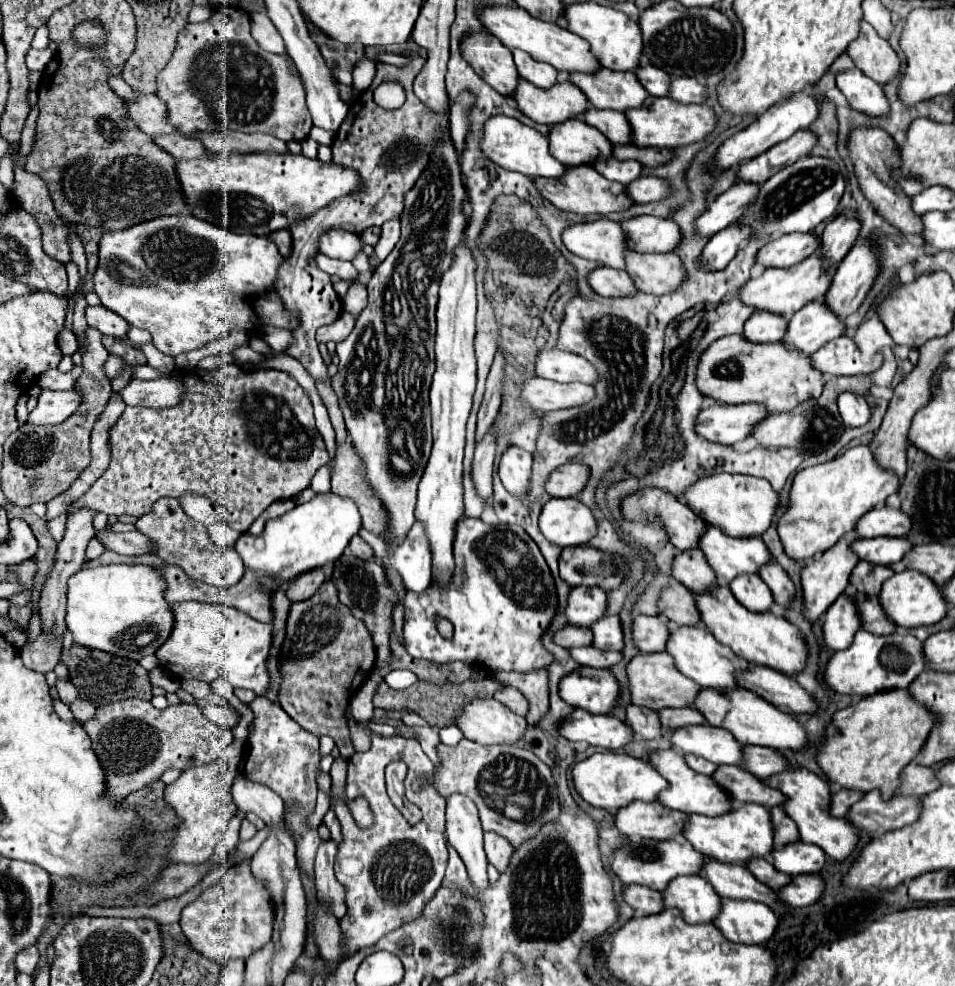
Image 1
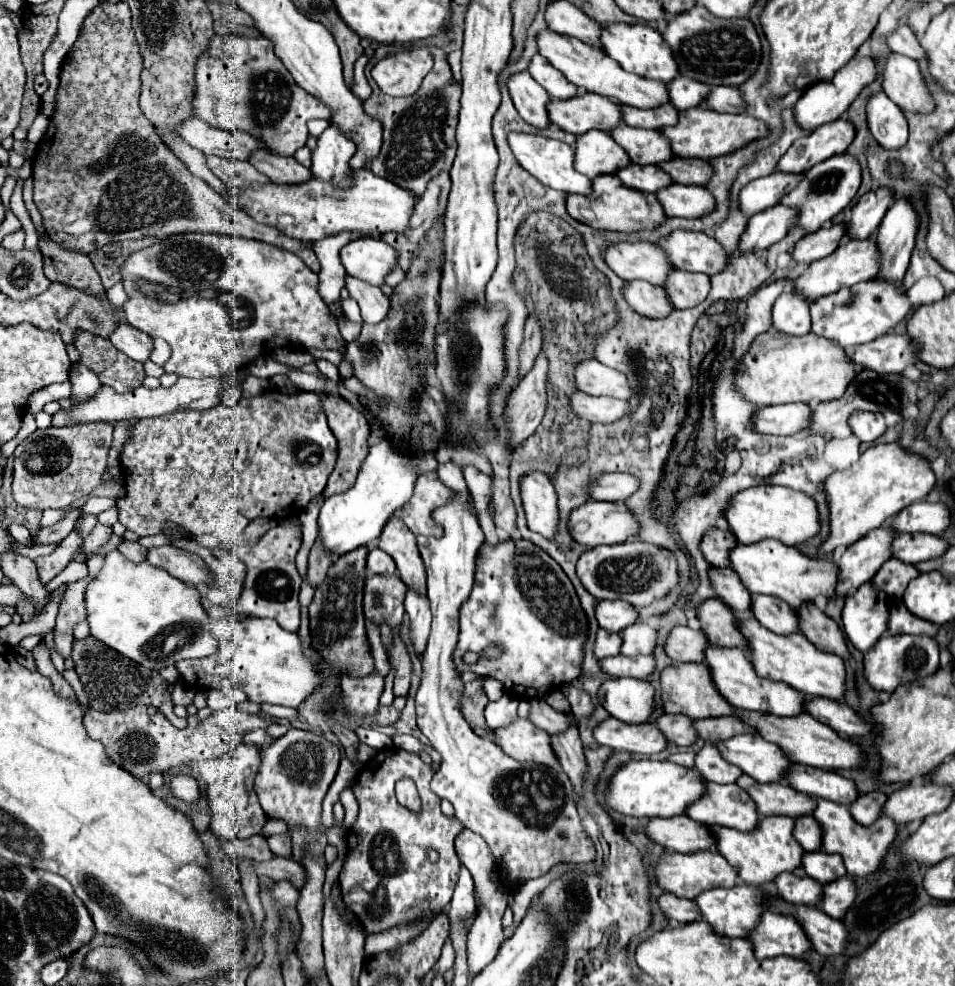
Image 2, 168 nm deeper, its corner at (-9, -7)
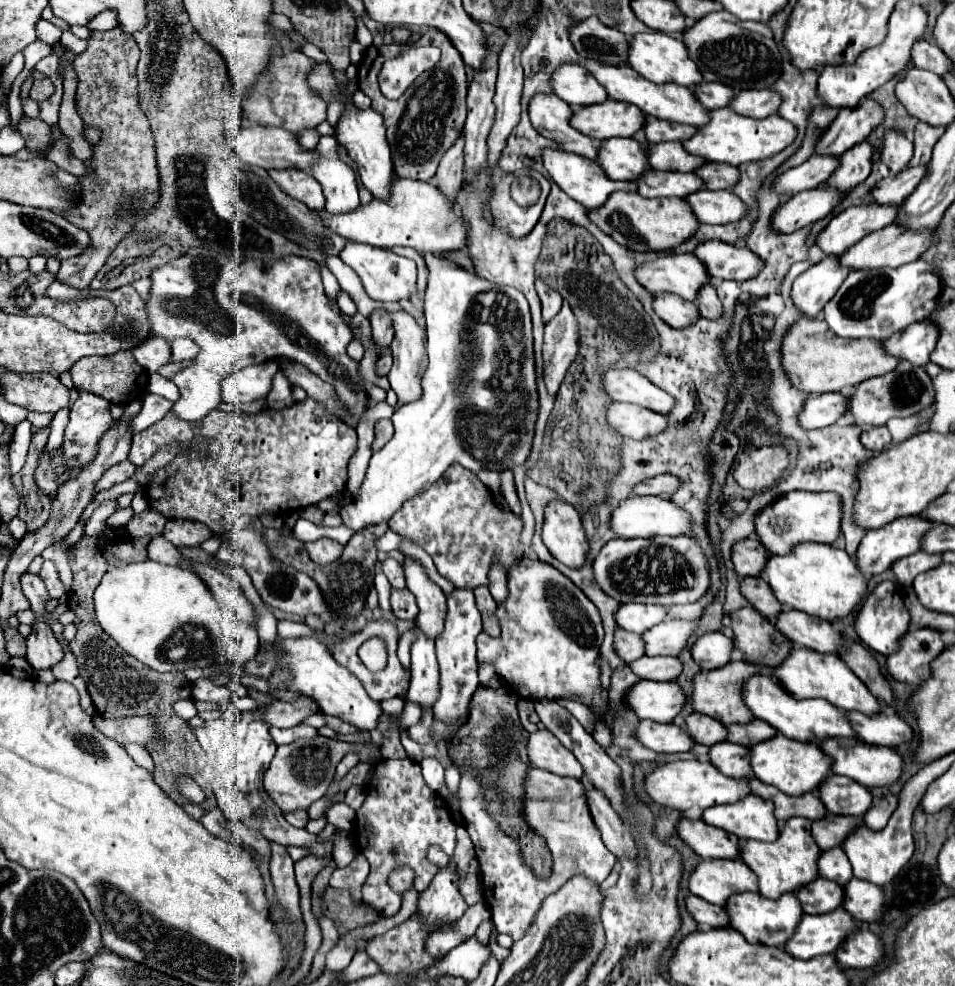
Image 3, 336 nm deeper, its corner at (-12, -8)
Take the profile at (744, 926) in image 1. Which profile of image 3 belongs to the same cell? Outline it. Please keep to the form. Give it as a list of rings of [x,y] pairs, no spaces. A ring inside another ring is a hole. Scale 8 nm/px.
[[[841,908],[821,916],[803,914],[793,936],[781,948],[801,960],[833,954],[857,926],[859,922],[853,922],[853,918]]]

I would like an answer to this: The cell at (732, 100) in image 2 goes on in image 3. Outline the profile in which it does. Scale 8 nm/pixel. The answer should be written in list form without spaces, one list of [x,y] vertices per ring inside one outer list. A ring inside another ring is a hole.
[[[765,88],[765,90],[741,90],[741,92],[737,92],[733,96],[733,100],[729,102],[729,108],[741,116],[767,118],[767,116],[777,112],[779,104],[781,104],[779,94]]]

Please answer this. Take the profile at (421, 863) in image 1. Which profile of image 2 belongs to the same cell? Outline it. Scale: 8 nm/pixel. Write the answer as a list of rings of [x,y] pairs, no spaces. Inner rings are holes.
[[[388,747],[372,755],[356,779],[354,795],[360,813],[348,835],[348,859],[340,871],[340,889],[346,907],[358,915],[366,933],[386,931],[398,923],[414,921],[424,913],[436,915],[452,899],[460,873],[454,839],[462,831],[462,823],[448,819],[440,811],[440,797],[430,788],[438,770],[439,765],[424,763],[416,753]],[[404,777],[416,785],[422,804],[418,813],[396,801],[394,787]],[[428,847],[440,853],[440,861],[428,861]]]

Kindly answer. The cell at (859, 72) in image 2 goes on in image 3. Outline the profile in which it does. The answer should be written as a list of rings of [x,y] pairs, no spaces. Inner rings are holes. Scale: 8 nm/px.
[[[911,6],[903,12],[893,12],[889,18],[889,30],[885,40],[879,46],[873,46],[855,60],[855,64],[849,66],[825,66],[819,76],[817,96],[823,106],[829,108],[853,108],[859,104],[861,98],[889,82],[897,72],[901,72],[909,64],[909,52],[911,46],[923,36],[927,26],[927,14],[921,6]]]

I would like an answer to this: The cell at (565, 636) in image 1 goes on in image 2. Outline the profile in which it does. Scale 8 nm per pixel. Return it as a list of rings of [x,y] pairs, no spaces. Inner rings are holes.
[[[606,629],[598,631],[596,637],[596,657],[604,659],[604,657],[614,657],[620,653],[622,647],[622,637],[620,633],[610,633]]]

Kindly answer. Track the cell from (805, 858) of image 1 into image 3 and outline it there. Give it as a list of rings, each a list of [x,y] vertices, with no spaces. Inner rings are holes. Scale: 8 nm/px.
[[[831,848],[827,852],[821,852],[817,860],[817,870],[819,870],[819,876],[833,880],[839,886],[845,886],[853,878],[851,864],[841,848]]]

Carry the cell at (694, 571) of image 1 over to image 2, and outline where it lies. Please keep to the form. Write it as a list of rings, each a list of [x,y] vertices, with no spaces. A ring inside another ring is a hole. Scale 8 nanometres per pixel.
[[[712,567],[710,577],[712,577],[712,587],[716,589],[718,597],[728,607],[732,607],[734,613],[740,615],[752,607],[752,593],[742,585],[738,573],[734,573],[732,569]]]

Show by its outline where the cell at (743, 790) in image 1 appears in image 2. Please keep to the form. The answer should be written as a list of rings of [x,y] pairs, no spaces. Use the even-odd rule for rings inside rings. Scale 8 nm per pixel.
[[[742,775],[736,783],[754,797],[760,817],[788,815],[796,819],[810,815],[816,809],[816,801],[812,797],[802,795],[786,783],[758,783],[750,775]]]

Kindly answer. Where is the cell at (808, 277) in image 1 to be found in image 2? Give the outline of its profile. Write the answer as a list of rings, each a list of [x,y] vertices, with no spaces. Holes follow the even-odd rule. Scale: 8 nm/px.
[[[866,237],[866,239],[842,239],[842,243],[838,245],[838,249],[820,259],[820,261],[814,261],[810,265],[810,269],[800,275],[796,281],[794,281],[794,291],[804,295],[808,301],[816,301],[818,297],[824,297],[826,293],[834,293],[834,289],[840,289],[842,285],[856,285],[858,281],[868,281],[868,279],[874,279],[880,271],[880,253],[878,253],[878,245],[876,245],[876,239],[874,237]]]

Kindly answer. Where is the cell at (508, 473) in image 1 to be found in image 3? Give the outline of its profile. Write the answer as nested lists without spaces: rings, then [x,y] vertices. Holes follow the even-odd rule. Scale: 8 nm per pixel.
[[[555,498],[545,506],[541,538],[549,552],[565,566],[579,568],[585,562],[585,532],[579,512],[569,506],[569,502],[561,502],[561,498]]]

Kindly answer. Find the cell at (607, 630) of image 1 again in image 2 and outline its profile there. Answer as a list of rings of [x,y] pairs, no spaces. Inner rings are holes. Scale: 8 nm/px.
[[[634,623],[622,631],[622,655],[652,655],[656,649],[658,629],[646,623]]]

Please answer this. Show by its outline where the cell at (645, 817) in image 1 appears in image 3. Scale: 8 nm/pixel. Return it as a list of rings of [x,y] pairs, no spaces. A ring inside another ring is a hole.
[[[681,818],[675,826],[675,834],[703,860],[707,858],[737,858],[739,838],[705,824],[703,820]]]

